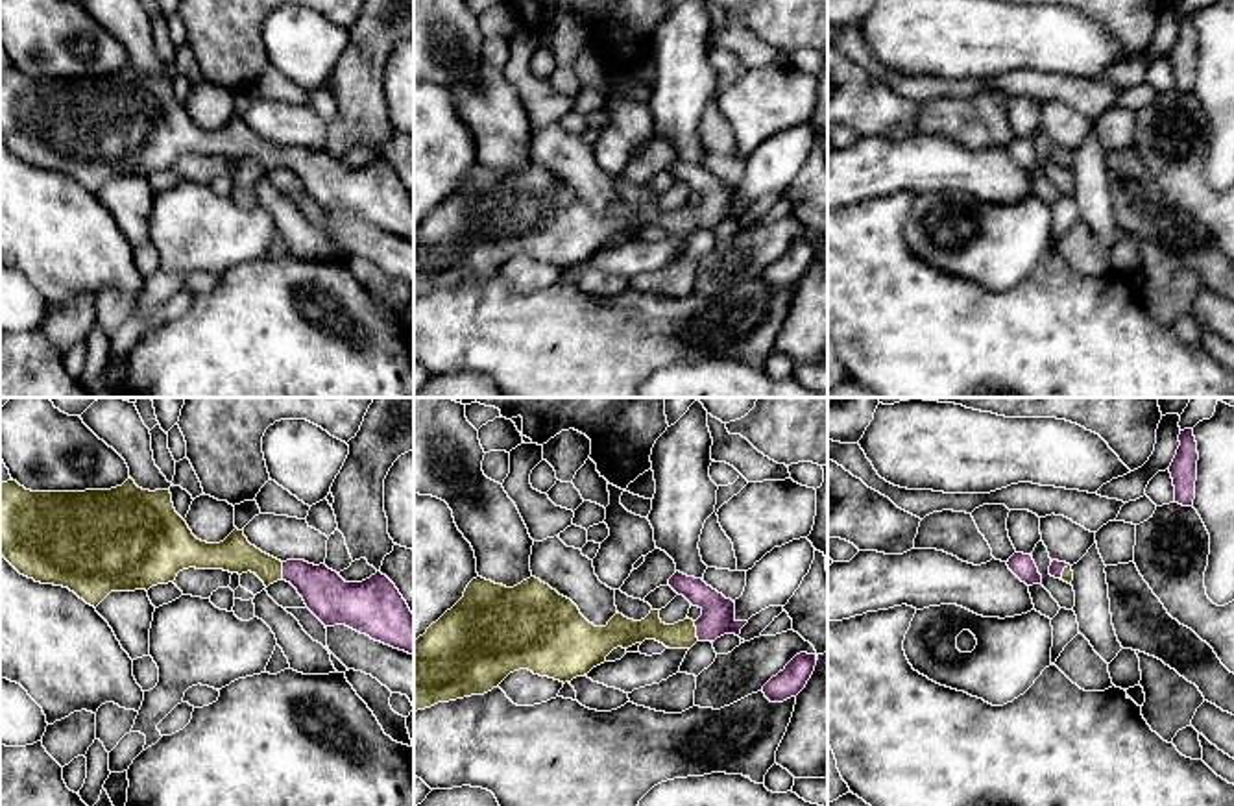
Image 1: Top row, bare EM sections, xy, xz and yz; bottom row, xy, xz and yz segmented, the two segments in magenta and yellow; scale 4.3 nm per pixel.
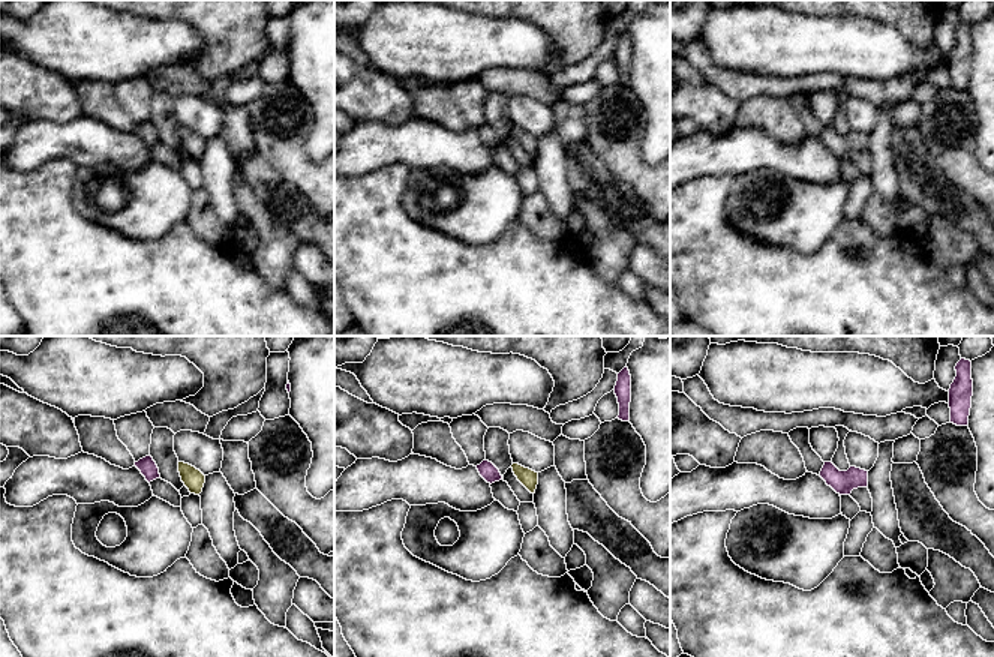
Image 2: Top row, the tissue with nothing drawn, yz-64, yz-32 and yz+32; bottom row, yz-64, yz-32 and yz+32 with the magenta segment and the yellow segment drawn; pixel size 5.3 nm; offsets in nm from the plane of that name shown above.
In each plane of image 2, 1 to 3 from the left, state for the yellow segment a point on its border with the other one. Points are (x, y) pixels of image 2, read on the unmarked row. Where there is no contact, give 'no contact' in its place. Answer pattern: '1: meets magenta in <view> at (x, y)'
1: no contact
2: no contact
3: no contact

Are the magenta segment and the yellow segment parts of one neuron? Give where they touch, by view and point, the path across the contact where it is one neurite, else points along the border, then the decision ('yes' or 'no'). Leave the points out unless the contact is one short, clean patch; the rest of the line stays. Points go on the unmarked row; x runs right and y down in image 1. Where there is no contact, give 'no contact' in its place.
xz (697, 217) | across xz (717, 204), (708, 213), (697, 217), (682, 220) | yes

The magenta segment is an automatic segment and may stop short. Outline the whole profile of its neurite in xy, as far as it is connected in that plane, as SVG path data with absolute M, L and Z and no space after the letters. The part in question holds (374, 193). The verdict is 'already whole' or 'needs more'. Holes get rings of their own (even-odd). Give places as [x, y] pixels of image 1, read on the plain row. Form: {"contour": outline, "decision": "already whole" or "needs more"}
{"contour": "M129 63L111 76L31 78L17 67L0 70L0 140L24 163L41 170L63 172L91 192L111 177L150 176L174 168L188 153L255 159L264 172L290 168L307 194L325 211L345 211L375 227L414 240L414 200L395 170L377 157L362 168L345 168L325 150L281 148L248 128L235 115L224 128L198 126L175 98L168 76L142 76Z", "decision": "needs more"}

